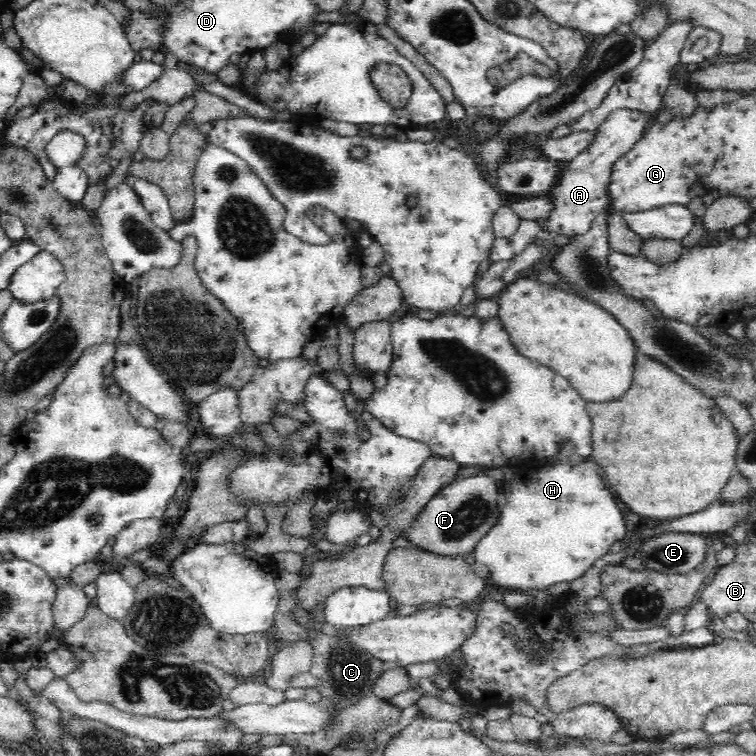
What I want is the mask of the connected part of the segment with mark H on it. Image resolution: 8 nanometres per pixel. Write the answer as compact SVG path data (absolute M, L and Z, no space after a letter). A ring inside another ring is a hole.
M514 460L505 470L498 474L498 509L500 516L492 530L476 544L474 548L475 560L482 562L489 568L488 577L504 588L526 592L530 589L542 590L557 582L569 582L580 578L596 560L603 558L614 542L622 540L626 534L626 524L622 518L620 508L616 506L610 490L606 488L602 476L586 466L580 464L546 465L539 470L532 470L526 474L515 474L518 460Z

